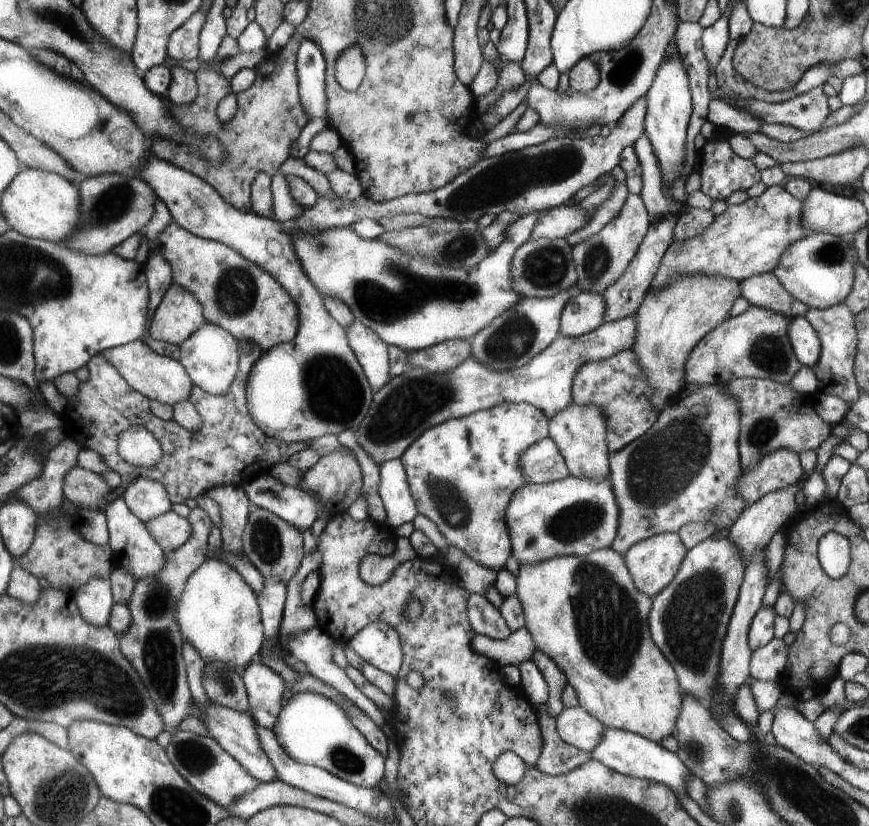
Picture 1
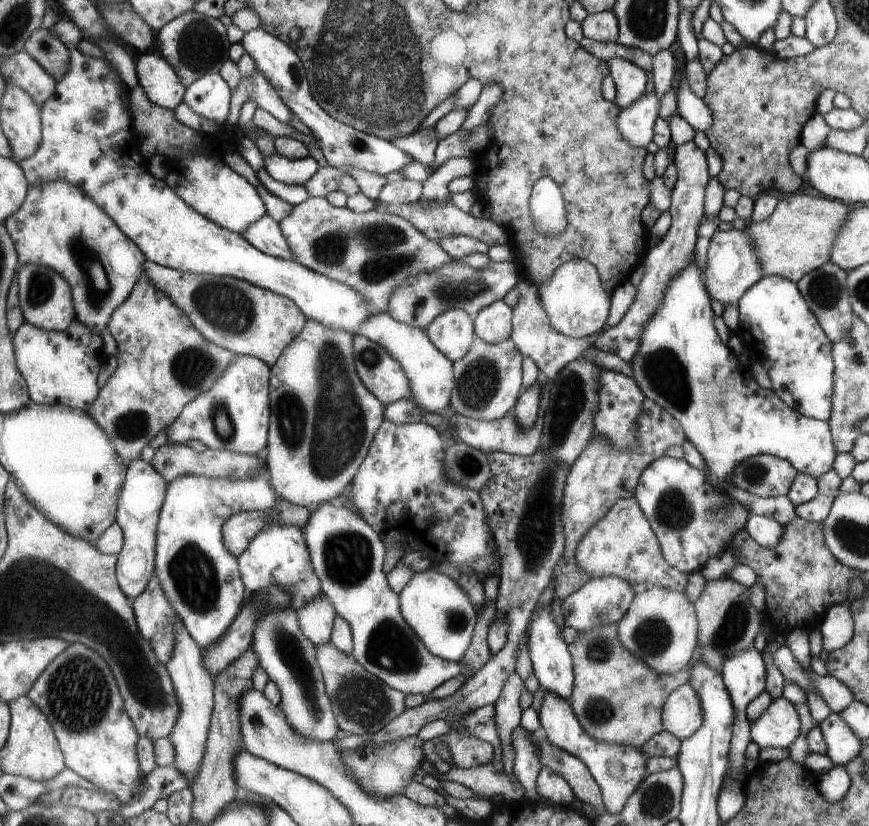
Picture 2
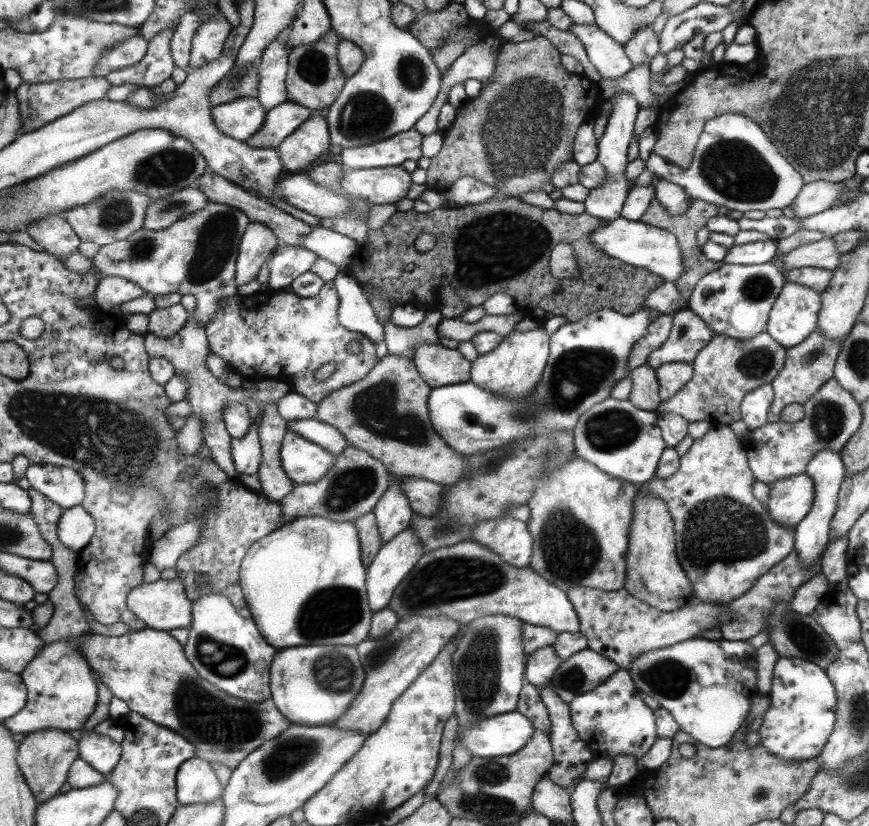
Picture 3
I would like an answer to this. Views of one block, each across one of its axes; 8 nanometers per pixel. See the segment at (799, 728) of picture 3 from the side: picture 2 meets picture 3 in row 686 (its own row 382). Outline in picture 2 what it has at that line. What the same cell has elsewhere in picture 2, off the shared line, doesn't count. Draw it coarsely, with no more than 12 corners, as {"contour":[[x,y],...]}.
{"contour":[[779,275],[736,305],[735,334],[770,389],[827,421],[833,342]]}

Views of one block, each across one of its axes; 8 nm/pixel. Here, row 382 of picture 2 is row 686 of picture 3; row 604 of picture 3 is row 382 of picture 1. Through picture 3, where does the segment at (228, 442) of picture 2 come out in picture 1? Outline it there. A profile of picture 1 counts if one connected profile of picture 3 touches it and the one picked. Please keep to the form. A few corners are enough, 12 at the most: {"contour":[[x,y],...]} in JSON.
{"contour":[[204,322],[178,344],[178,361],[207,394],[230,390],[236,337]]}

